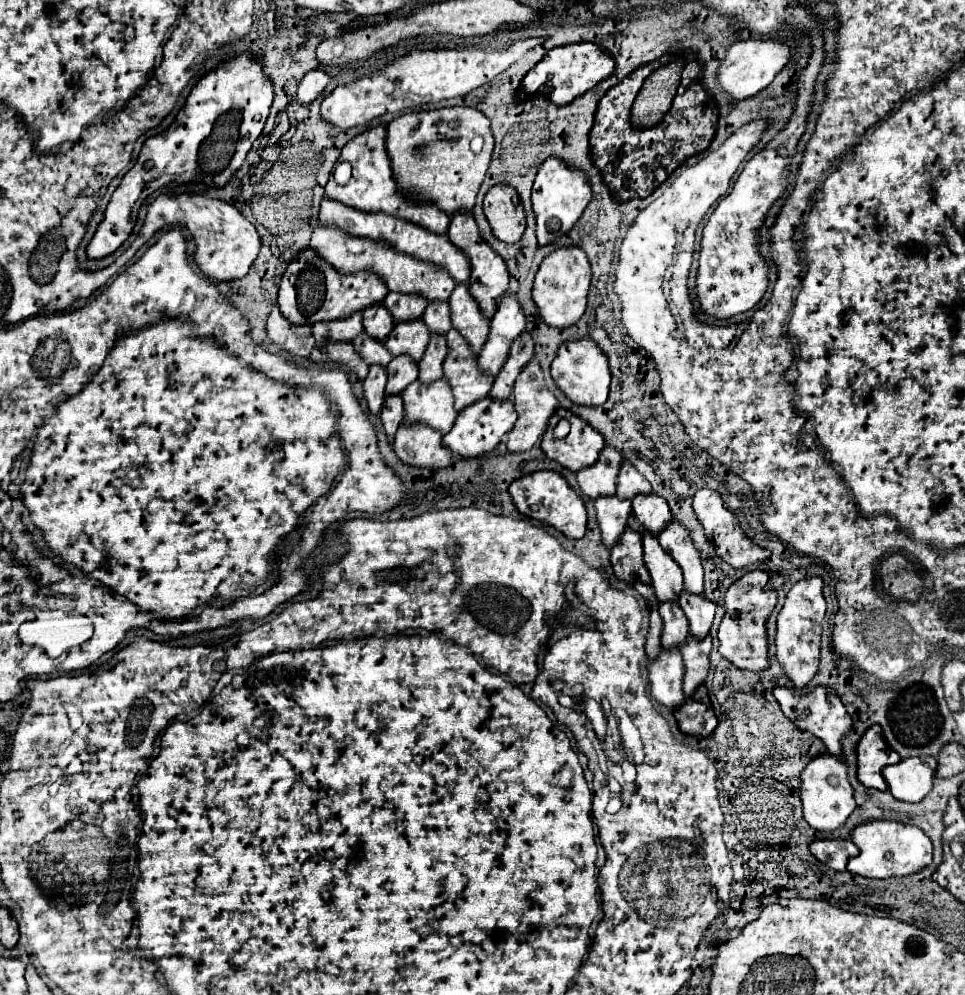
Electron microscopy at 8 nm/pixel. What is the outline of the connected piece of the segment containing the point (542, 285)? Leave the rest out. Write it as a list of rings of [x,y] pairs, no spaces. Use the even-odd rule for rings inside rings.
[[[566,246],[566,248],[556,248],[552,254],[548,254],[538,272],[536,272],[536,280],[534,280],[534,302],[538,306],[540,316],[544,318],[544,322],[548,326],[572,326],[572,322],[578,322],[580,316],[586,310],[586,296],[588,296],[588,288],[590,288],[590,278],[592,278],[592,270],[590,270],[590,262],[586,252],[580,246]]]

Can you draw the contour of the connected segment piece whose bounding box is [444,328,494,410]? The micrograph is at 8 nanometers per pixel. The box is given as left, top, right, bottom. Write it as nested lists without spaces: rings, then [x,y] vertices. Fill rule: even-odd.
[[[450,328],[446,340],[448,356],[444,360],[444,376],[452,386],[454,408],[462,410],[480,398],[486,398],[494,378],[478,368],[478,354],[472,352],[456,328]]]

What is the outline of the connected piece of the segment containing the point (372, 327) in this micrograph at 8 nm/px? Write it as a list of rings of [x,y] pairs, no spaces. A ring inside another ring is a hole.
[[[376,302],[376,306],[368,306],[368,310],[364,310],[364,330],[372,334],[372,338],[384,340],[388,336],[388,330],[392,330],[392,324],[394,318],[382,302]]]

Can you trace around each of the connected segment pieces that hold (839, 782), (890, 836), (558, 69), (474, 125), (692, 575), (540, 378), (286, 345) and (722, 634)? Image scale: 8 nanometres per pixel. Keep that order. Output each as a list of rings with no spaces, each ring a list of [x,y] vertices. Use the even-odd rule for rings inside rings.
[[[822,754],[816,756],[808,762],[808,766],[800,774],[802,786],[800,786],[800,798],[802,798],[802,810],[804,810],[804,820],[814,828],[814,830],[836,830],[840,828],[846,818],[852,814],[856,808],[854,802],[854,792],[848,782],[846,774],[846,764],[840,760],[840,756],[832,754]]]
[[[868,820],[856,826],[852,832],[852,842],[860,848],[856,858],[848,860],[848,872],[868,876],[868,878],[890,878],[890,876],[908,876],[932,862],[932,842],[930,838],[912,824],[902,824],[894,820]]]
[[[580,42],[580,44],[566,44],[560,48],[552,48],[536,66],[532,72],[528,72],[528,76],[522,82],[522,94],[518,94],[520,98],[524,94],[536,94],[542,92],[546,94],[554,104],[562,106],[572,102],[574,98],[578,98],[580,94],[588,92],[590,88],[594,88],[598,82],[606,80],[612,72],[614,72],[614,58],[608,50],[604,50],[598,44],[592,42]]]
[[[452,106],[394,118],[388,124],[386,146],[400,190],[410,200],[432,200],[446,214],[454,214],[456,210],[474,208],[474,198],[492,158],[494,138],[490,120],[480,110],[470,106]],[[478,134],[484,138],[484,148],[480,154],[474,154],[470,150],[470,140]]]
[[[672,518],[670,524],[662,532],[658,532],[658,542],[680,564],[684,572],[684,586],[692,590],[692,594],[702,594],[704,570],[688,528]]]
[[[532,358],[522,372],[518,374],[516,382],[514,382],[514,404],[516,404],[516,412],[518,412],[518,420],[514,424],[514,428],[508,432],[508,452],[526,452],[530,450],[544,434],[544,428],[548,426],[550,416],[556,412],[558,408],[558,400],[556,396],[548,390],[546,382],[544,382],[544,374],[540,370],[540,364],[536,358]]]
[[[278,306],[272,308],[268,316],[268,338],[282,350],[294,354],[294,356],[308,356],[310,350],[314,348],[314,336],[312,336],[312,326],[296,326],[288,322]]]
[[[750,570],[728,588],[724,606],[726,614],[718,628],[718,652],[742,670],[752,672],[766,670],[770,666],[766,620],[776,606],[776,590],[770,588],[770,576],[764,570]]]

